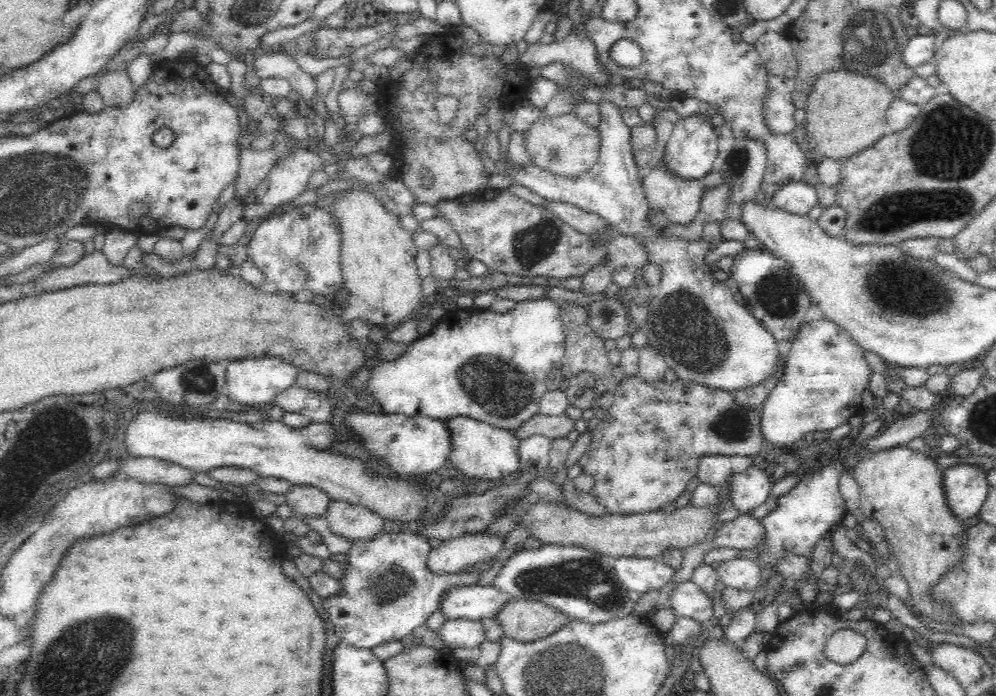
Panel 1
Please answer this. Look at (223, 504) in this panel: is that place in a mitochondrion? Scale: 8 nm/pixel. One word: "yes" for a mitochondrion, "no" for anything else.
no

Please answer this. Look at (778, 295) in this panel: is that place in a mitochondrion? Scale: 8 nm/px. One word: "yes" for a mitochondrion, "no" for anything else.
yes

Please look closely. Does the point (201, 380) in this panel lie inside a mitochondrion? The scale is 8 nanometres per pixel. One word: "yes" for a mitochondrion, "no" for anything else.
yes

